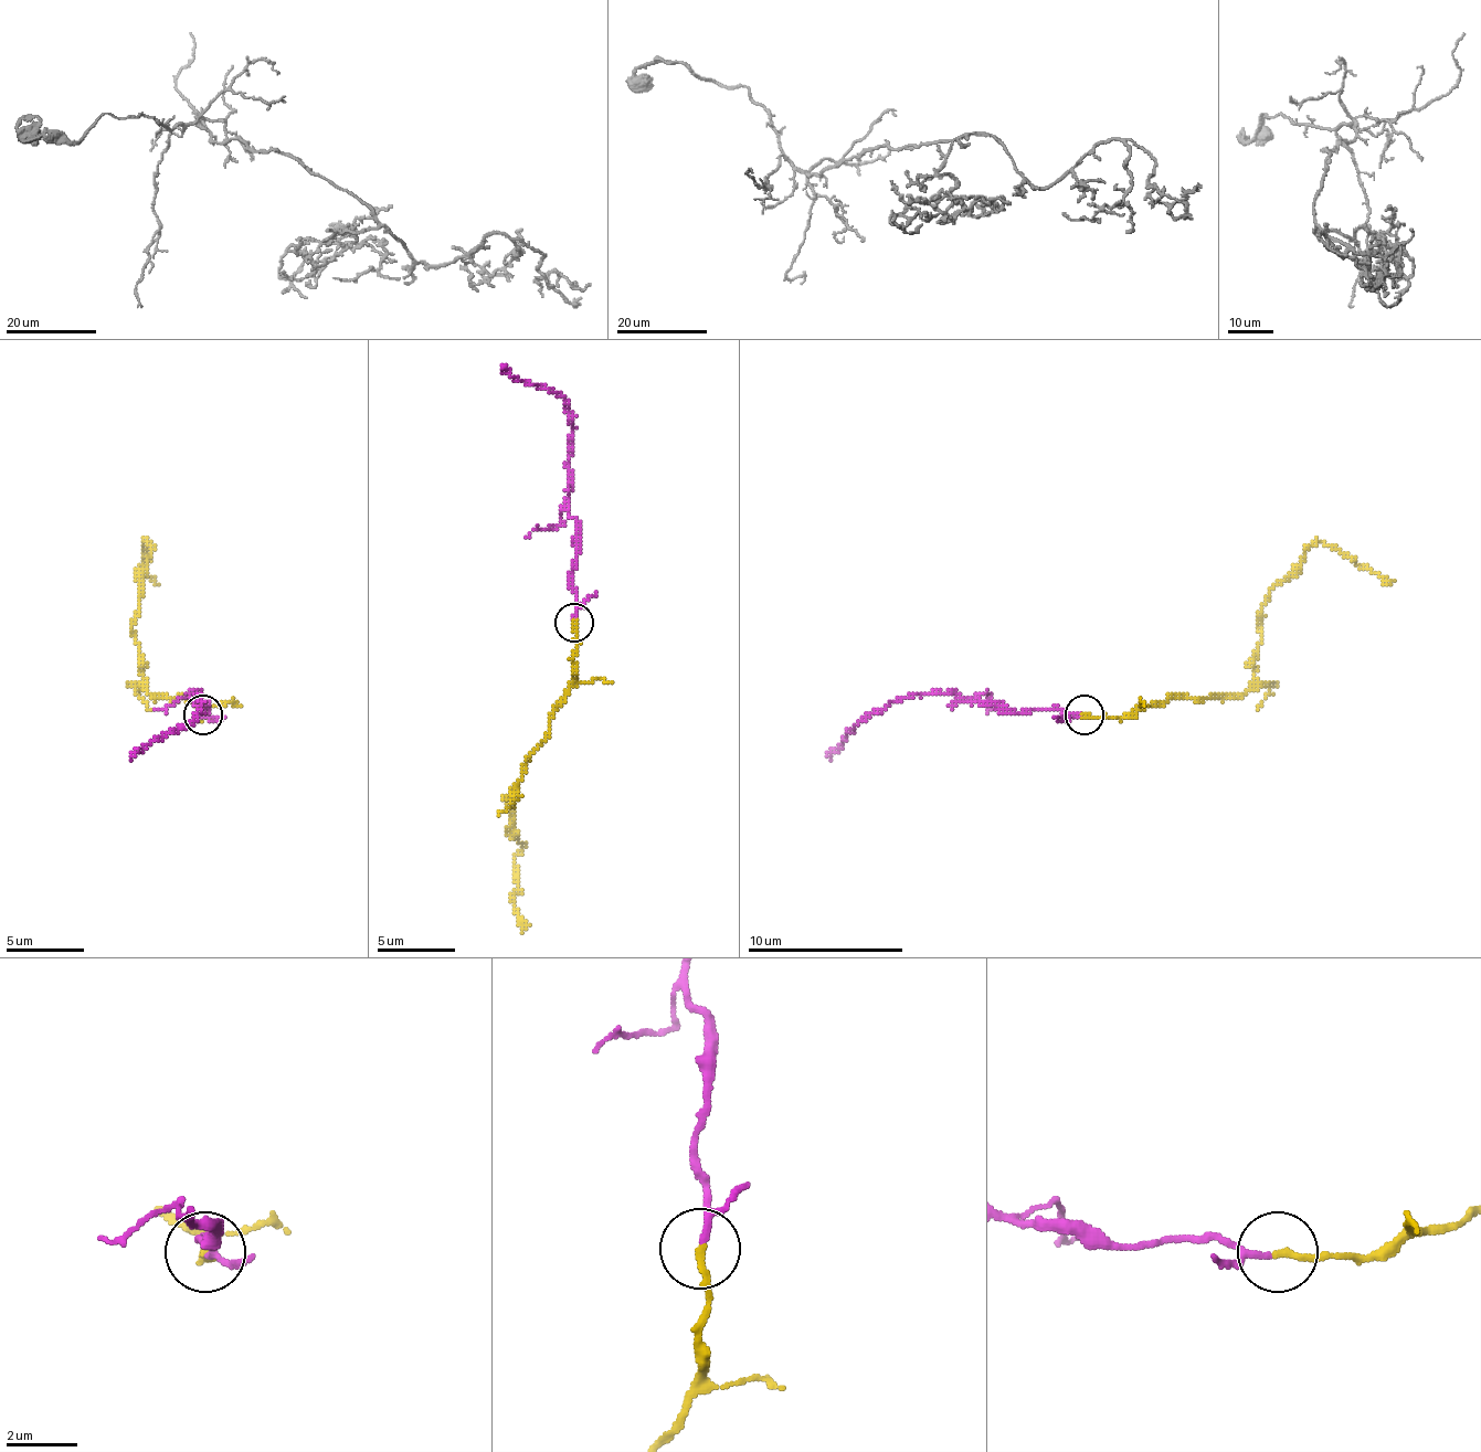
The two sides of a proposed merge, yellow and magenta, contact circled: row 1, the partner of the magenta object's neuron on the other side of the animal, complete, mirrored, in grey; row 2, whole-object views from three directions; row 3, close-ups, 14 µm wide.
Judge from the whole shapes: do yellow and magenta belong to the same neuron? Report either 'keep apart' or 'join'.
join

